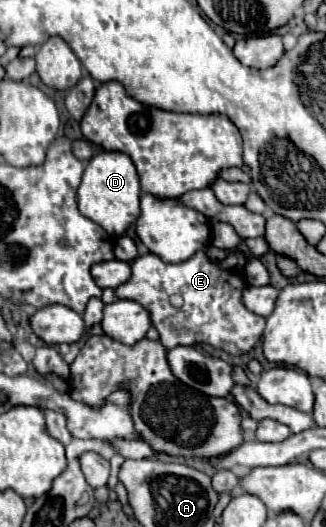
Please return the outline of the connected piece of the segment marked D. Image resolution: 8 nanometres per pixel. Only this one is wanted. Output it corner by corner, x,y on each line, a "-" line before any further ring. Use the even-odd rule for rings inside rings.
99,152
95,154
83,174
77,190
77,202
83,216
97,222
109,236
121,236
141,214
139,210
141,186
131,158
123,152

